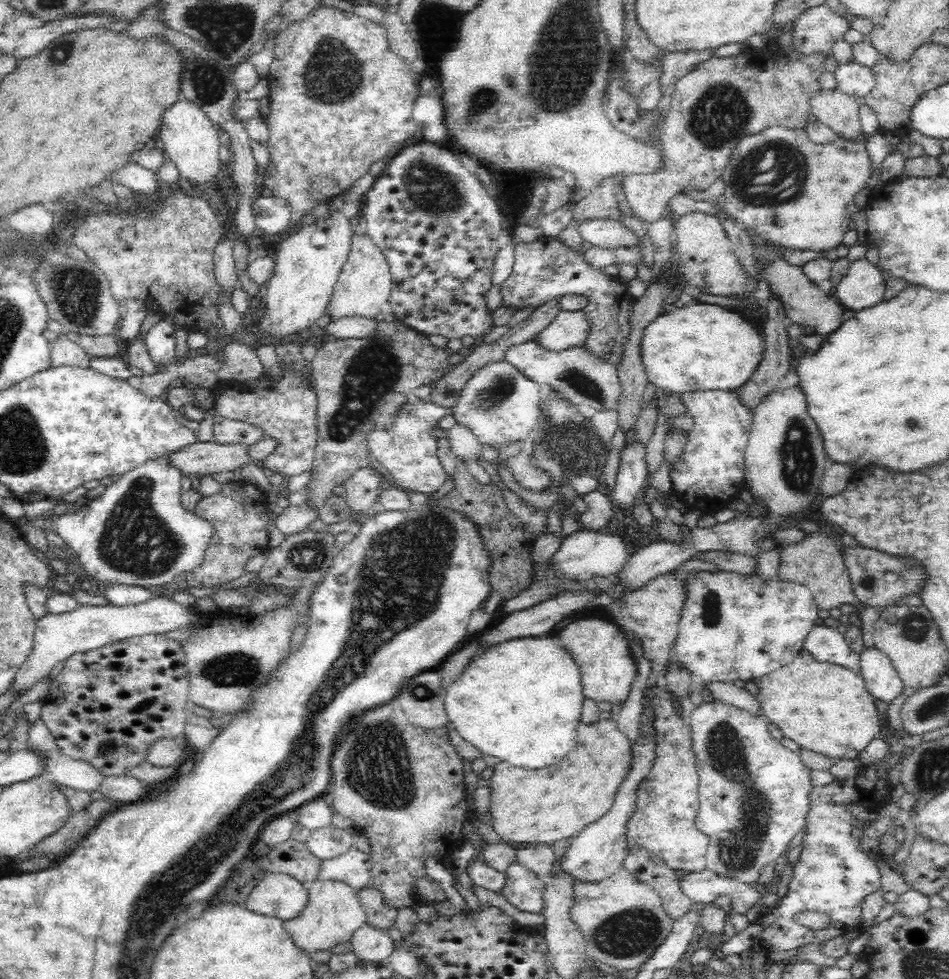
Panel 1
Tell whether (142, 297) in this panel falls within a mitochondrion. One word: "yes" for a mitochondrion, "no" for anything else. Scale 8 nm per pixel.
no

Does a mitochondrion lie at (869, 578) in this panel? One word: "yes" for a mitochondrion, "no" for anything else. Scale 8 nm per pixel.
yes

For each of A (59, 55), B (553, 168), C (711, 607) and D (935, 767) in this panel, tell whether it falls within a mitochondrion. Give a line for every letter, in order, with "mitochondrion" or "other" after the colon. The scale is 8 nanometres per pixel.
A: mitochondrion
B: other
C: mitochondrion
D: mitochondrion

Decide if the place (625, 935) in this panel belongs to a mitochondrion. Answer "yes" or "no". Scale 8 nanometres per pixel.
yes

